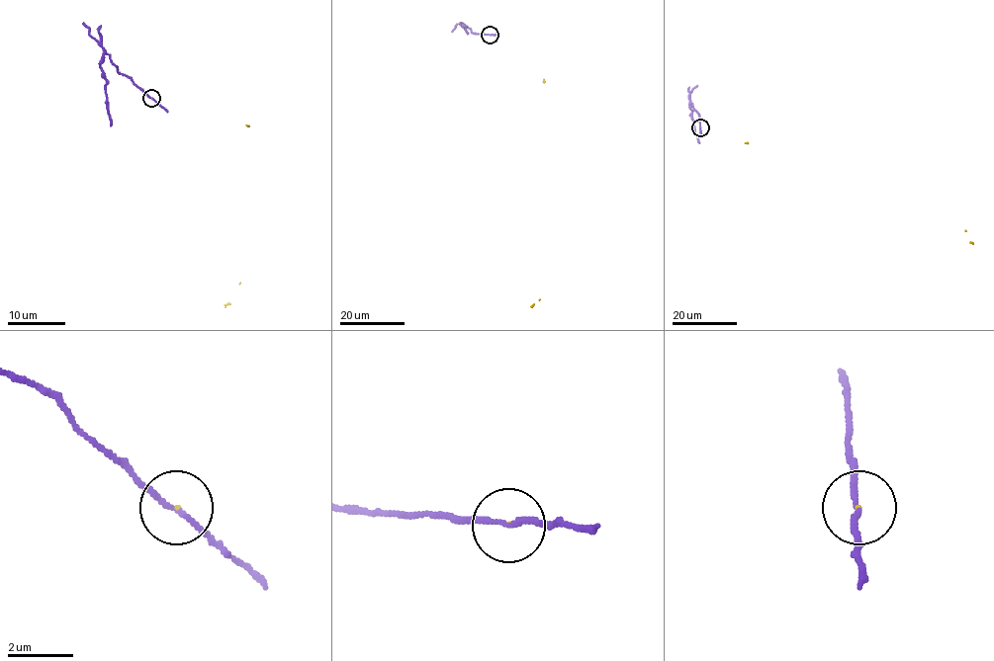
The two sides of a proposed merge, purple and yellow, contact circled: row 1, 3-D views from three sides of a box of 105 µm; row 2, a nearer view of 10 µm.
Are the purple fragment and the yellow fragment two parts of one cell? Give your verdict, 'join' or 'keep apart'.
keep apart

